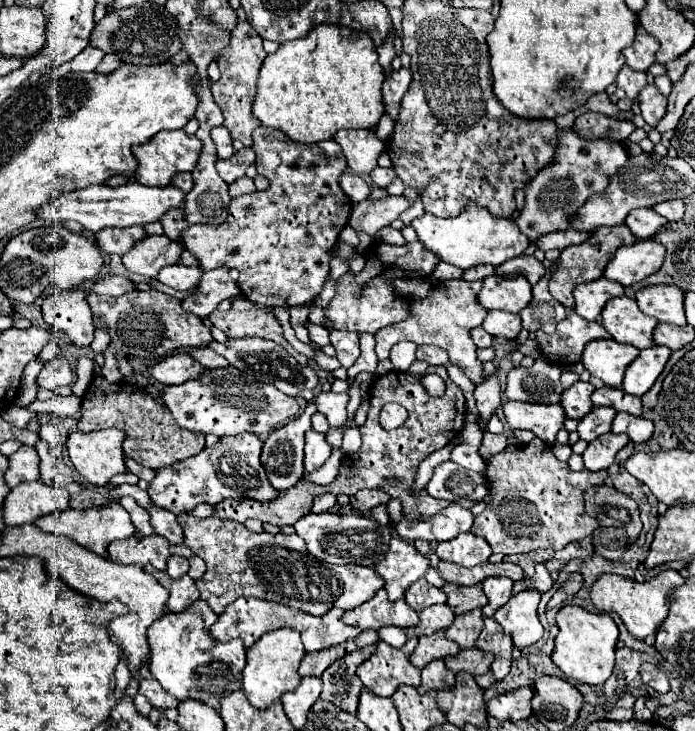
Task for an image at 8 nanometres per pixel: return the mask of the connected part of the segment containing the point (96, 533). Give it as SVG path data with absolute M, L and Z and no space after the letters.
M114 501L110 503L108 507L90 507L90 509L66 509L66 511L60 511L56 515L44 515L42 519L36 519L34 521L36 527L40 527L42 531L48 531L48 533L54 533L54 535L64 535L64 537L70 537L74 543L94 551L96 555L100 557L108 557L106 553L106 547L116 541L116 539L126 539L130 537L136 529L130 521L130 515Z

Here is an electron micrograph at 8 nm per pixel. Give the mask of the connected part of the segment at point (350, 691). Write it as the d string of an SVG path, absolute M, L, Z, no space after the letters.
M376 643L362 647L358 651L346 653L338 661L334 661L324 673L322 673L322 699L328 699L342 709L356 713L358 695L362 689L362 681L356 675L356 669L360 663L366 661L376 651Z

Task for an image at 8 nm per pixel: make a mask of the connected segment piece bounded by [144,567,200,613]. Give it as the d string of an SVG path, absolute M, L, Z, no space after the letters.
M144 567L146 573L150 573L152 577L156 577L156 581L168 589L170 597L166 601L166 609L172 613L180 613L184 611L188 605L192 605L198 597L200 591L194 585L194 579L190 575L184 575L180 579L172 579L170 575L166 575L164 571L158 571L154 567Z

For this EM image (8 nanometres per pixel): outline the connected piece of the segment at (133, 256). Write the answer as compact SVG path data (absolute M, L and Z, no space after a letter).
M146 235L142 243L136 243L122 263L128 271L142 277L156 277L164 265L174 265L182 253L182 243L170 241L166 235Z

